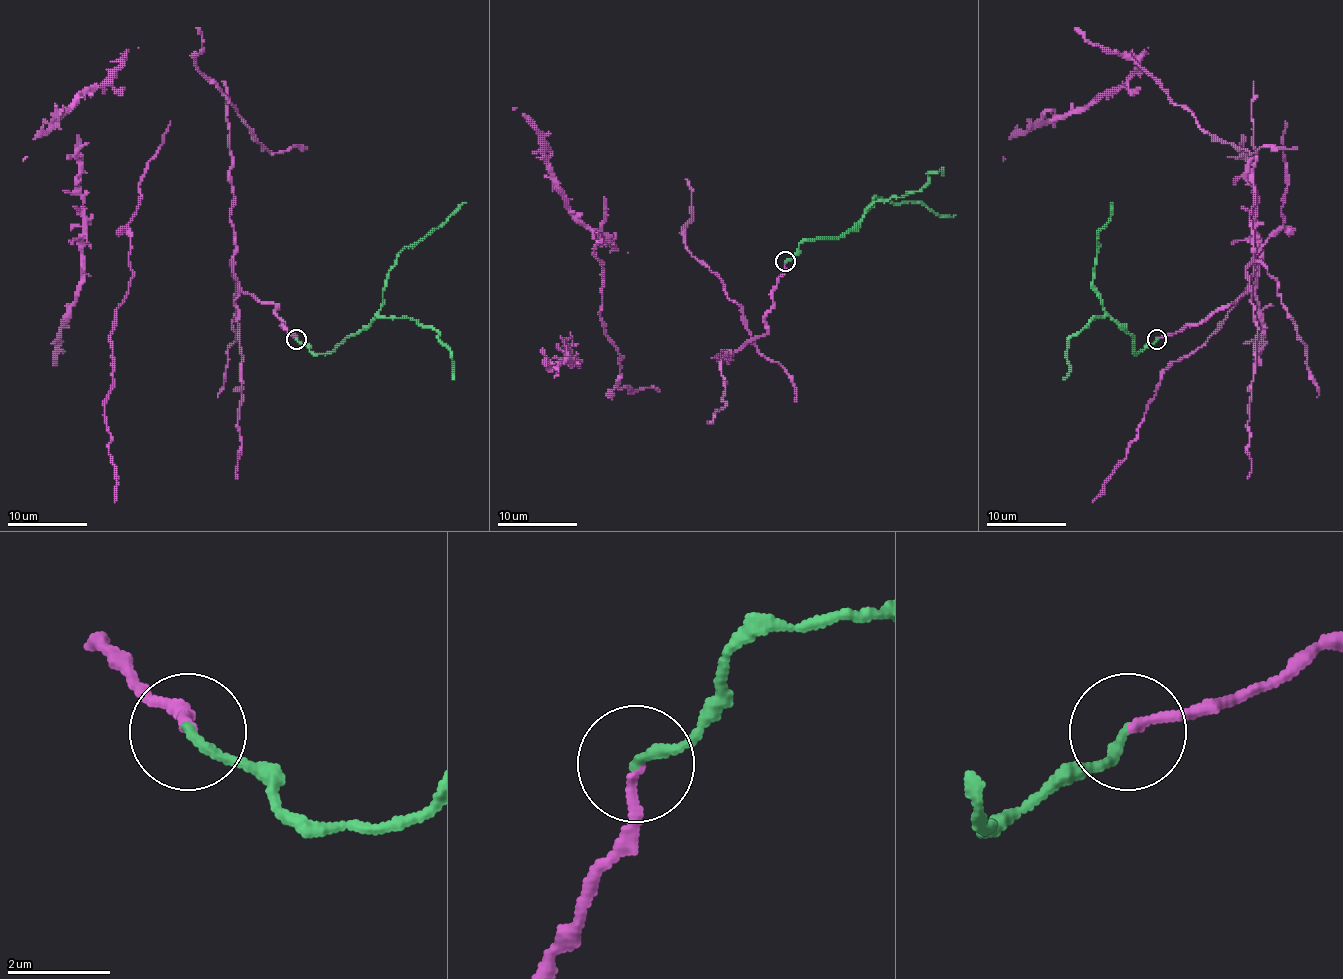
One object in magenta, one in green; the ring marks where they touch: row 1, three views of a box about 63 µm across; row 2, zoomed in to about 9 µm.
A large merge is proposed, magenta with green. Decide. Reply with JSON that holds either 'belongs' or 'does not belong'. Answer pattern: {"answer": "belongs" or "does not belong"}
{"answer": "belongs"}

